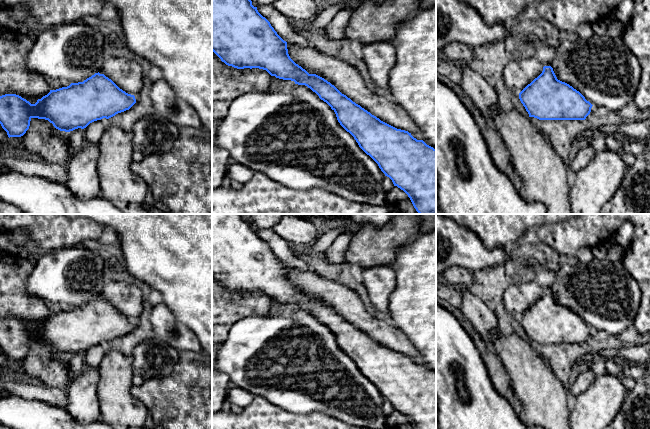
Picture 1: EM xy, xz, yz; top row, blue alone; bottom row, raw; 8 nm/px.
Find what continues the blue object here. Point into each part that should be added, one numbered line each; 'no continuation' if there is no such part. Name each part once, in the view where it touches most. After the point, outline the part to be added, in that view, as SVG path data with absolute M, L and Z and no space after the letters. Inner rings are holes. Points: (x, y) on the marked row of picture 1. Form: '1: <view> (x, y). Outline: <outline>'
no continuation

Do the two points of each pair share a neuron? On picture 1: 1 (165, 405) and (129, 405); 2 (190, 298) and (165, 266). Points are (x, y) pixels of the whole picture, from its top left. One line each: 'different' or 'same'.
1: different
2: same

